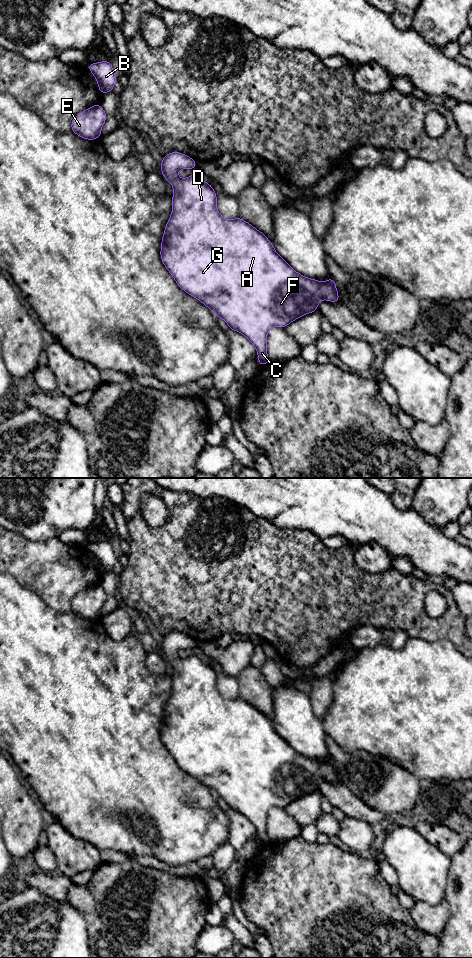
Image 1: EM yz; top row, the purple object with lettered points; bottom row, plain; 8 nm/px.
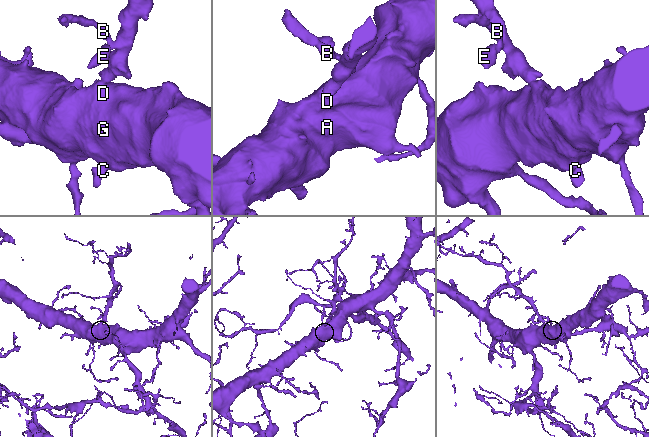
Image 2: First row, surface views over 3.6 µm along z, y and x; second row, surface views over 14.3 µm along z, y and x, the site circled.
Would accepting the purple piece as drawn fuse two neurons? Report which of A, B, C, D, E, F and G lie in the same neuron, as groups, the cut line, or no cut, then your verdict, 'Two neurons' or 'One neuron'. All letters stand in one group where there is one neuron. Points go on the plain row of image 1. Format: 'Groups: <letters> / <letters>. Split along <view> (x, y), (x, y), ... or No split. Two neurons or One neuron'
Groups: A B C D E F G. No split. One neuron

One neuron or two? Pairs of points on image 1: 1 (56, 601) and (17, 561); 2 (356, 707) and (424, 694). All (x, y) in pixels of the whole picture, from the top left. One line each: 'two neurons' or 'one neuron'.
1: one neuron
2: one neuron

